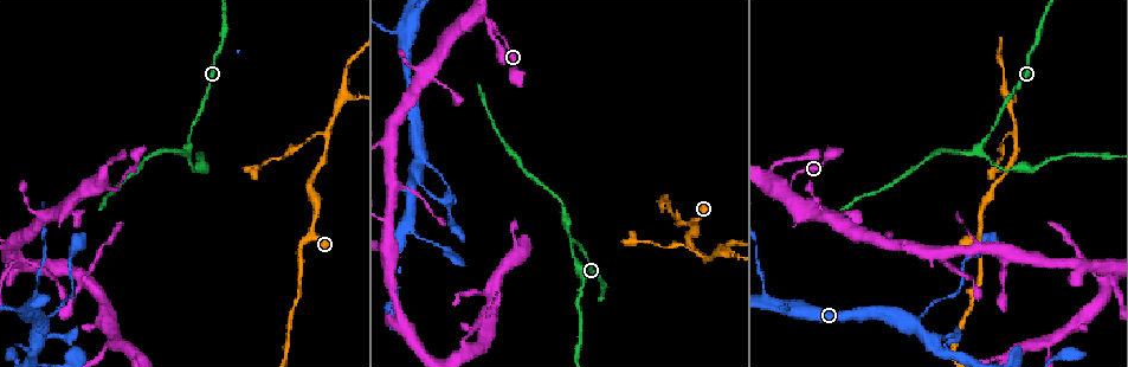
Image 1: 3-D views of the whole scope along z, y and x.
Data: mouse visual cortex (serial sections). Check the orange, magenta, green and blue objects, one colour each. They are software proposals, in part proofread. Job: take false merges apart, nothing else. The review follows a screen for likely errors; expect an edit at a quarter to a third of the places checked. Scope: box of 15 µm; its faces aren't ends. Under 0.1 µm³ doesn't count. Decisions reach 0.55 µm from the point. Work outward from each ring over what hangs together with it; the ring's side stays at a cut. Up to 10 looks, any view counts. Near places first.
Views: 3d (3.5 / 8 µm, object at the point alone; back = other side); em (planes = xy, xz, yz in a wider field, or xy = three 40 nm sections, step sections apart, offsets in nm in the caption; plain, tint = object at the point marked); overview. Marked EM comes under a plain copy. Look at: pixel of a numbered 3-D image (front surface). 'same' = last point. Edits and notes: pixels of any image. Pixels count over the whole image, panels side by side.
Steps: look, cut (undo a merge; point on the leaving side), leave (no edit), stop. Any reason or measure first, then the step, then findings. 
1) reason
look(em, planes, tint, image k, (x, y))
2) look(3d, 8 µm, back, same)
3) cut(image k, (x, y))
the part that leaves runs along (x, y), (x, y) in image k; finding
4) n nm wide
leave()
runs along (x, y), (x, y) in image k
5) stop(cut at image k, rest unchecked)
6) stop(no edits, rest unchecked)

small branch off a trunk
look(3d, 3.5 µm, image 1, (422, 159))

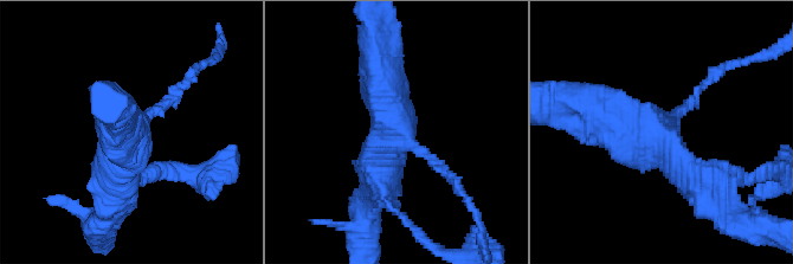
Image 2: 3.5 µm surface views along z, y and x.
leave()
continuous, no second cell

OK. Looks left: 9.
small branch off a trunk
look(3d, 3.5 µm, image 1, (388, 221))

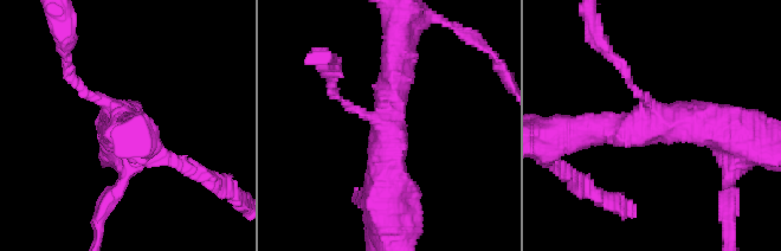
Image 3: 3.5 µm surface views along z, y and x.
3 arms; arms of 150, 350, 500 nm
look(em, xy, step 2, tint, image 3, (391, 118))

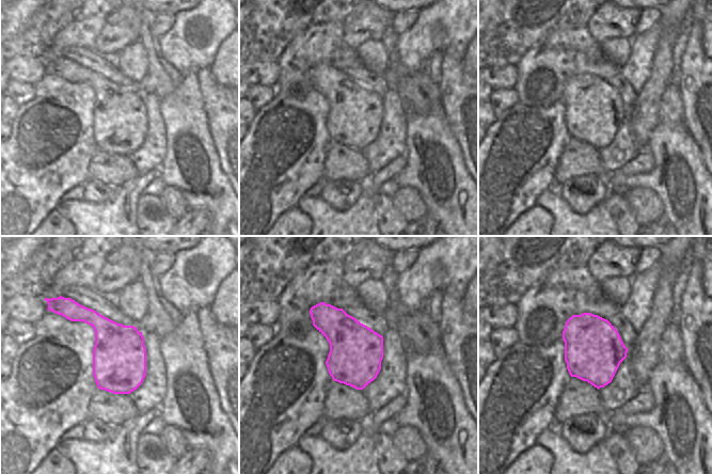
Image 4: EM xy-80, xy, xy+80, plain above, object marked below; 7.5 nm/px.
leave()
runs along (398, 43), (387, 198) in image 3; all the same cell

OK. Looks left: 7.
looks like a crossing
look(3d, 3.5 µm, image 1, (87, 280))

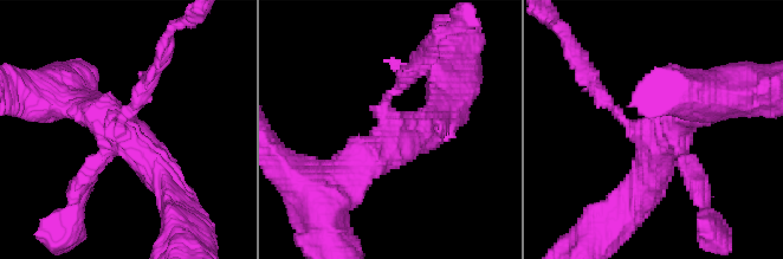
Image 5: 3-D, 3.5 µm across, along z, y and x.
4 arms; arms of 150, 200, 400, 450 nm; shape alone is not enough
look(em, xy, step 2, tint, image 5, (126, 132))

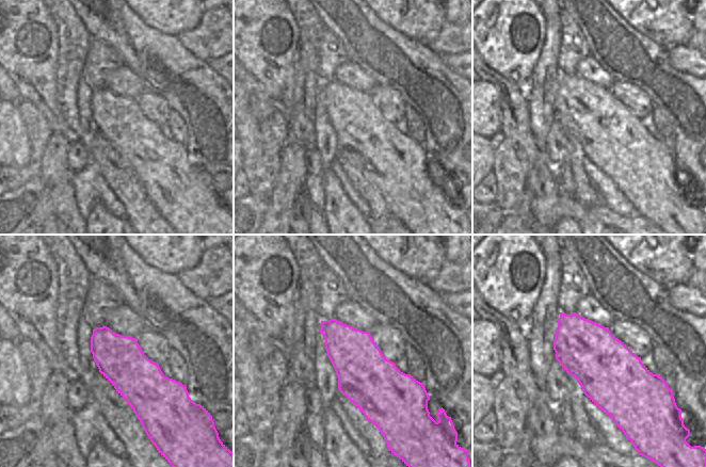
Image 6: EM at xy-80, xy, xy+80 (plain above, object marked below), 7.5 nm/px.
cut it another way
look(em, xy, step 1, tint, same)

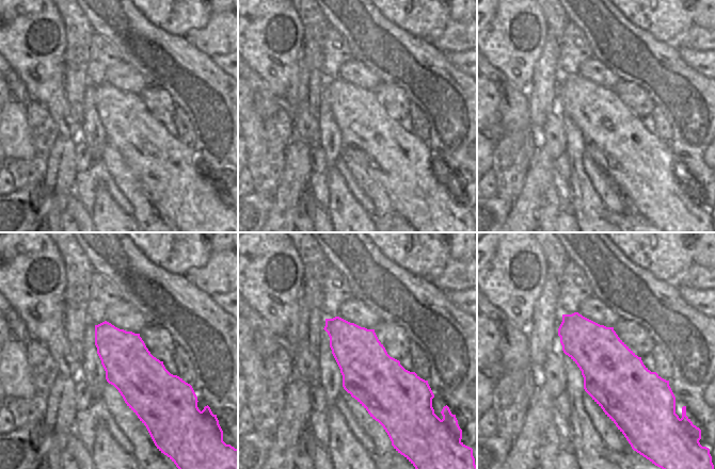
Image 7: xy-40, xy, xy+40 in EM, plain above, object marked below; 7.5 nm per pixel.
cut(image 5, (141, 99))
the part that leaves runs along (121, 125), (164, 43) in image 5; two cells meet here

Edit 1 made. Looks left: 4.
two arms in line, one across
look(3d, 3.5 µm, image 1, (1014, 136))

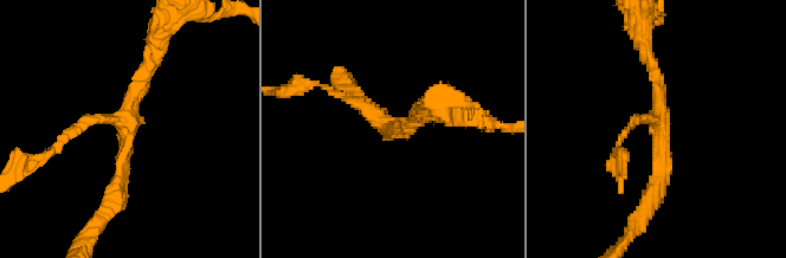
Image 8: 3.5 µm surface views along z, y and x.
3 arms; arms of 150, 200, 200 nm
look(em, planes, tint, image 8, (394, 127))

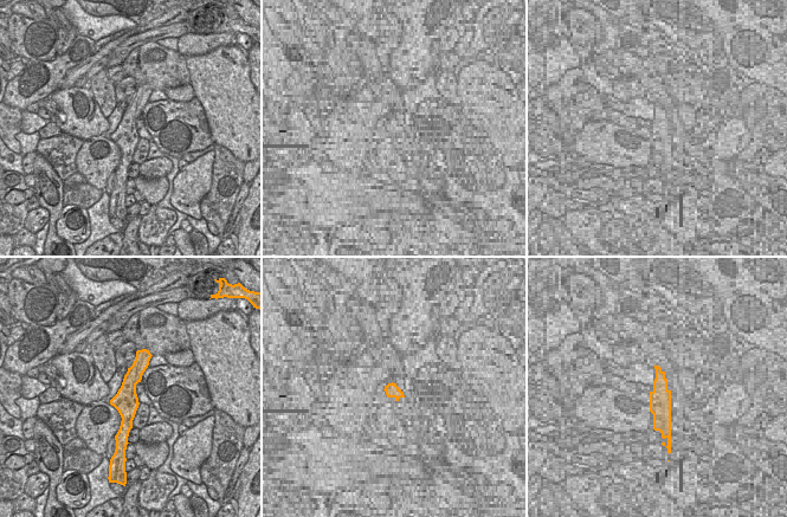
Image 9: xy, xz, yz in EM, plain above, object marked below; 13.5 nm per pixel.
340 nm wide
leave()
runs along (141, 354), (128, 387), (126, 427) in image 9; all the same cell

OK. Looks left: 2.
stop(cut at image 5, rest unchecked)

